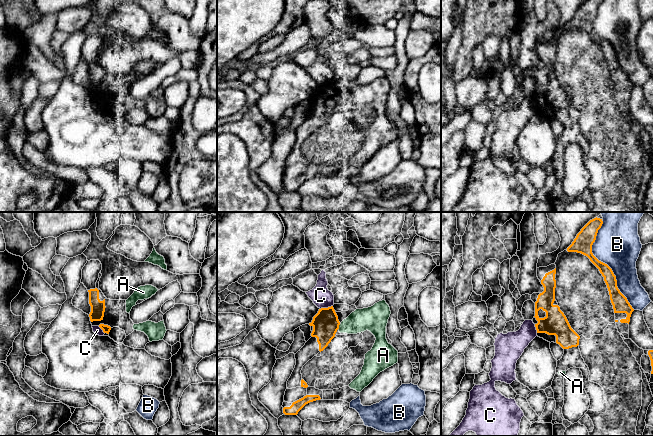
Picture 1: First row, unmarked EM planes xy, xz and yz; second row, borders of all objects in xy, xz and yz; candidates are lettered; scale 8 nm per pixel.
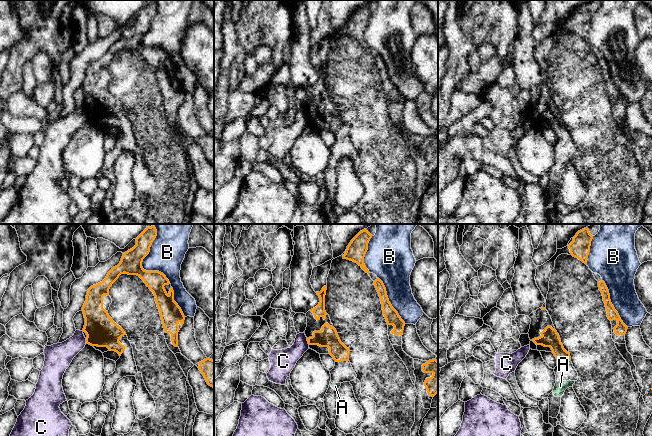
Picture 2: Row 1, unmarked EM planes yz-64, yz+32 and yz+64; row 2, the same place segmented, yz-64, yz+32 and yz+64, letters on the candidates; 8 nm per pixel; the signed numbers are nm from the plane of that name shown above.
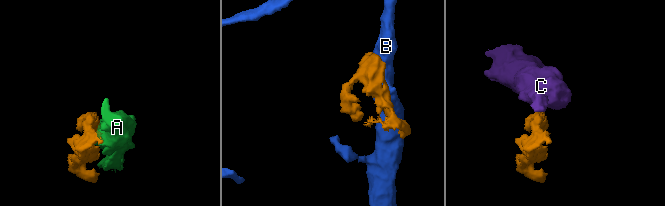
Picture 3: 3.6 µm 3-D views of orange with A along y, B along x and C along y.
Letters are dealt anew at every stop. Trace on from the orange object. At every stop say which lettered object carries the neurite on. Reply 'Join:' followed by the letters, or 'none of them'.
Join: A

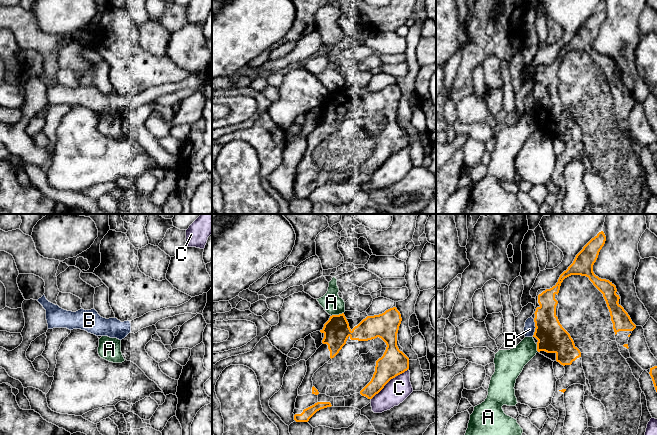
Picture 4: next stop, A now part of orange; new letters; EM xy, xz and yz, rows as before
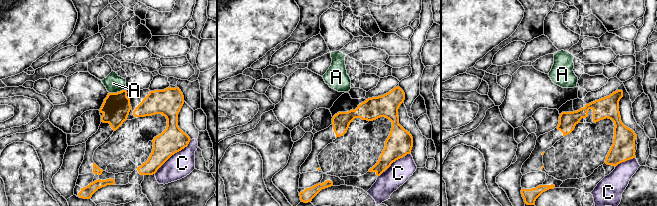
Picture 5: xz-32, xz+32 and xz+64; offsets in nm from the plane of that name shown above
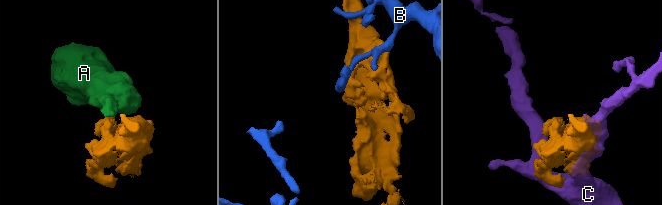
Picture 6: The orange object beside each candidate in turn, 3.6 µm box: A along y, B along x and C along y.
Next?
Join: none of them

